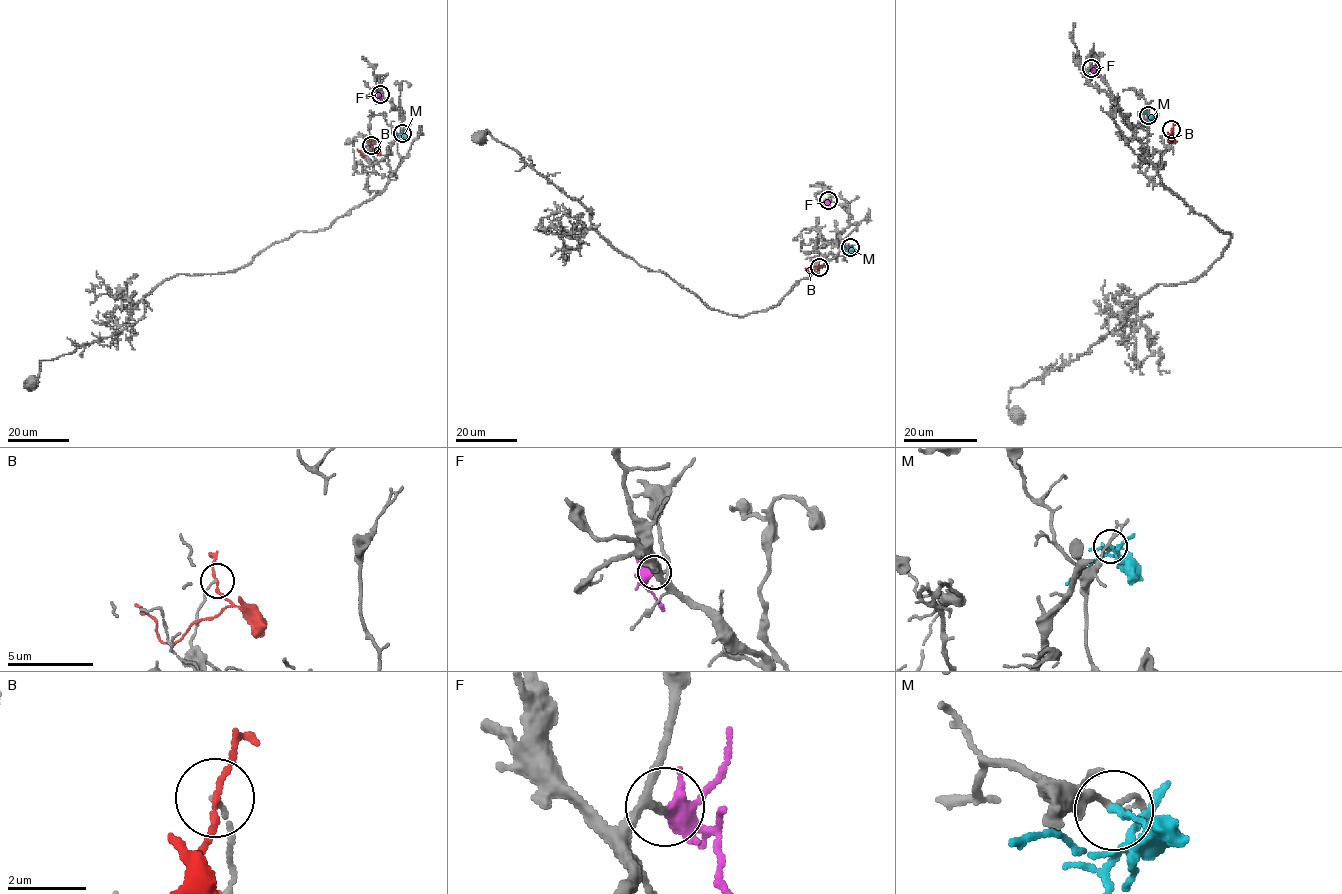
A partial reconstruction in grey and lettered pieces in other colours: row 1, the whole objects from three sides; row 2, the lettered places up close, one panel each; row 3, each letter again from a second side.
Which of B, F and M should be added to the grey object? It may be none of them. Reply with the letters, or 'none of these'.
none of these

